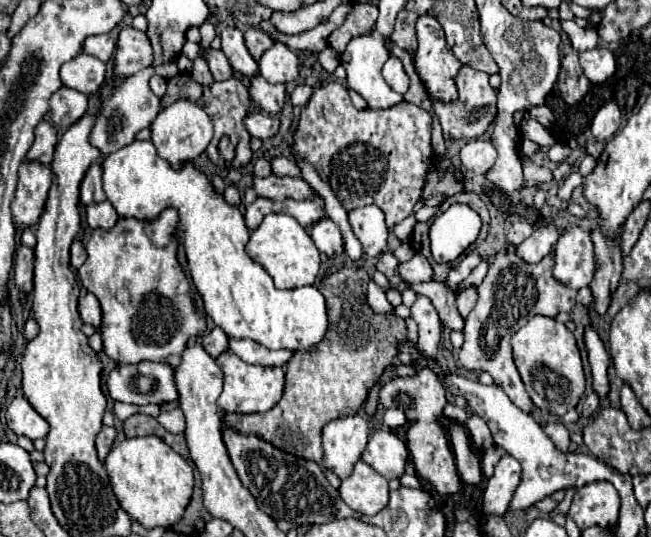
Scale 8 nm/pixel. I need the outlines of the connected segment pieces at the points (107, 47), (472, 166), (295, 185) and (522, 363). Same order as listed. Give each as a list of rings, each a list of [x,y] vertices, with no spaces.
[[[93,35],[93,37],[87,37],[83,43],[83,53],[93,55],[103,63],[111,59],[113,51],[115,51],[115,41],[111,39],[111,35]]]
[[[471,139],[461,149],[461,161],[463,165],[473,173],[487,173],[497,159],[497,151],[491,141],[485,139]]]
[[[269,175],[269,177],[263,177],[263,179],[255,177],[253,189],[255,189],[257,197],[275,199],[275,201],[283,201],[287,197],[307,199],[307,197],[315,195],[307,181],[293,179],[293,177],[275,177],[275,175]]]
[[[535,315],[529,319],[529,323],[525,327],[521,327],[511,337],[511,345],[513,345],[513,359],[519,369],[521,379],[525,383],[525,389],[527,389],[531,401],[543,413],[549,411],[549,413],[561,417],[579,403],[579,399],[585,391],[583,363],[581,363],[577,341],[563,323],[559,323],[551,317]]]

